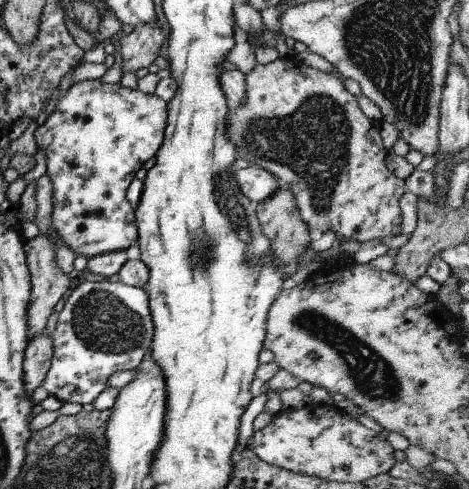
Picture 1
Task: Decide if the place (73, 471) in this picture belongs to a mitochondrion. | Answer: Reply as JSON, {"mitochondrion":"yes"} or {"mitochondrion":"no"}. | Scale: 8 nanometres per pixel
{"mitochondrion":"yes"}

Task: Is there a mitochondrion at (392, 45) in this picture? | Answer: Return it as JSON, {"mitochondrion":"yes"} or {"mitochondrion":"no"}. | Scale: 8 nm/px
{"mitochondrion":"yes"}

